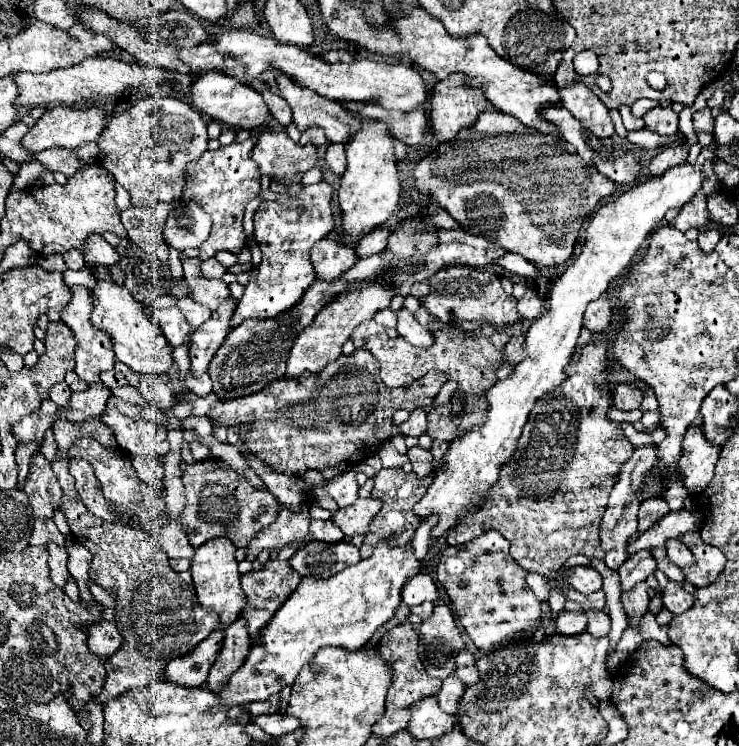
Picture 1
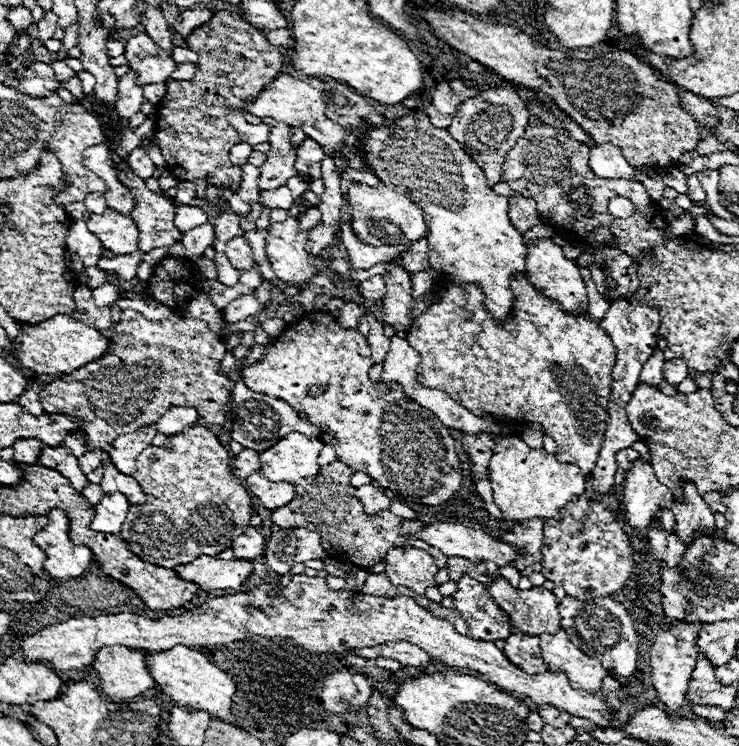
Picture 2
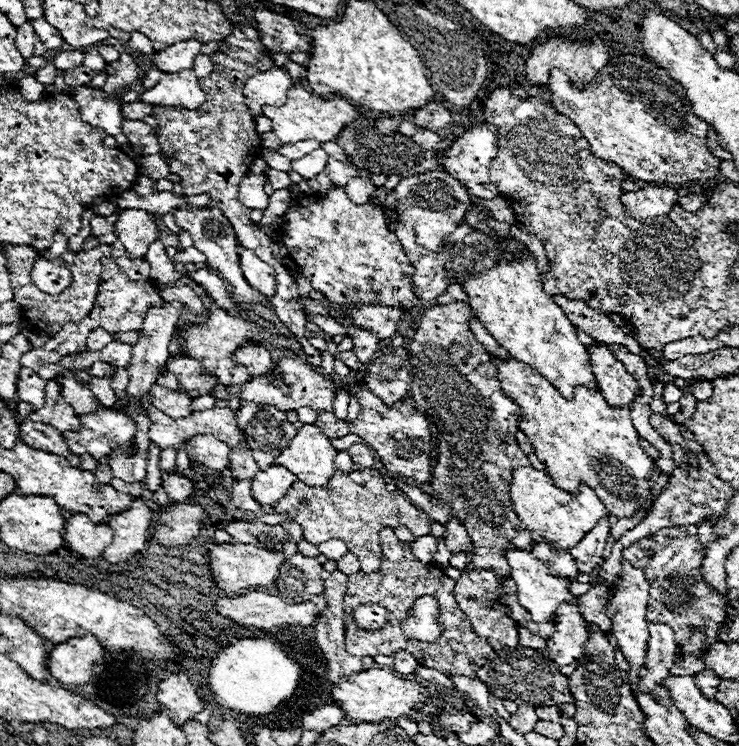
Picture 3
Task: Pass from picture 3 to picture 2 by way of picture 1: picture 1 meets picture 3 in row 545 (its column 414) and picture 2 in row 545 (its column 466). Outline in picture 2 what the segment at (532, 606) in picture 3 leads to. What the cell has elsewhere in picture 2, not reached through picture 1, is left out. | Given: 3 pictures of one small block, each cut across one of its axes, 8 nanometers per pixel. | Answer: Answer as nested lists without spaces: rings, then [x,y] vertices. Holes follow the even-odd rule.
[[[430,522],[426,524],[420,532],[416,532],[412,538],[424,540],[426,544],[438,548],[444,556],[462,556],[468,560],[478,560],[478,562],[494,562],[498,568],[508,566],[512,560],[516,560],[516,548],[512,544],[500,542],[496,538],[492,538],[490,534],[482,532],[482,530],[474,530],[468,528],[464,524],[452,524],[452,522]]]

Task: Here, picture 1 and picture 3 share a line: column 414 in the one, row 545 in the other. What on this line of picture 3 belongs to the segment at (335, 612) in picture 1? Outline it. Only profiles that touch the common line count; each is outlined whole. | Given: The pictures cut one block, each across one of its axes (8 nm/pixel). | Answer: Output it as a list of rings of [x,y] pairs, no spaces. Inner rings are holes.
[[[522,466],[512,472],[510,500],[524,530],[532,532],[536,540],[544,538],[548,542],[554,542],[562,550],[578,544],[598,524],[600,518],[610,516],[606,506],[586,484],[580,486],[578,492],[566,492],[562,488],[556,488],[552,478],[544,470],[534,470],[532,466]]]

